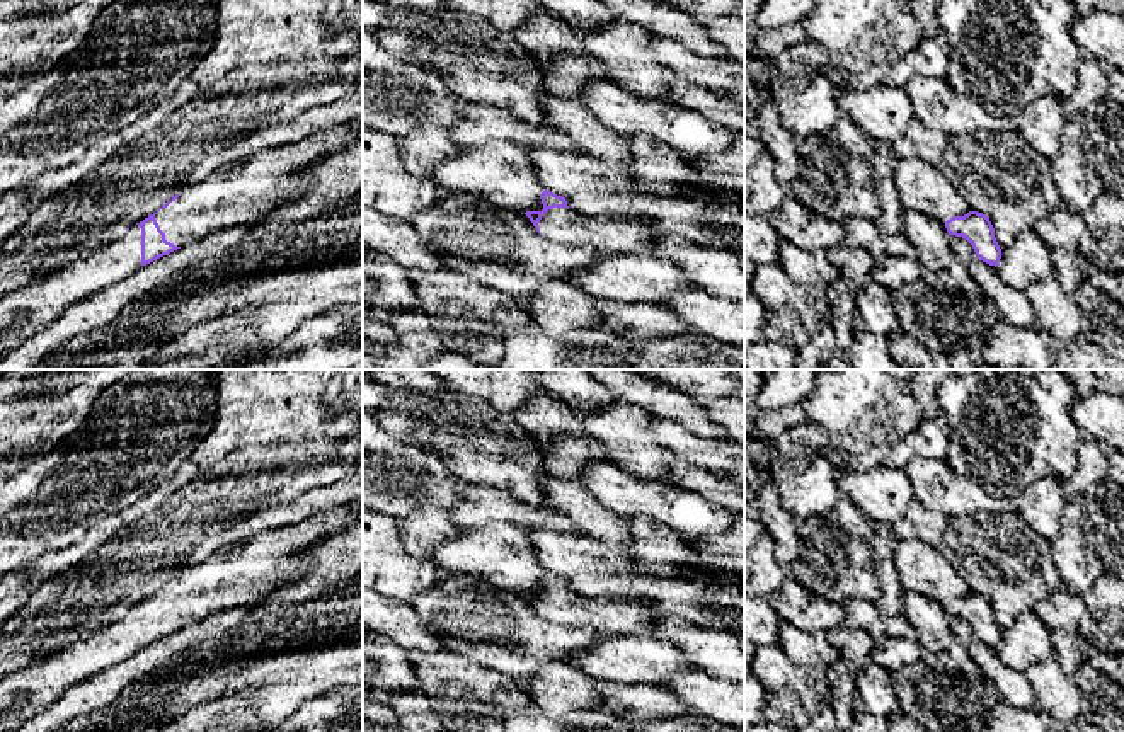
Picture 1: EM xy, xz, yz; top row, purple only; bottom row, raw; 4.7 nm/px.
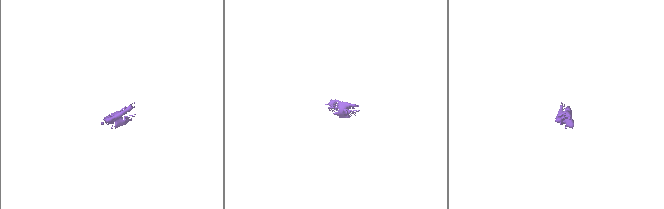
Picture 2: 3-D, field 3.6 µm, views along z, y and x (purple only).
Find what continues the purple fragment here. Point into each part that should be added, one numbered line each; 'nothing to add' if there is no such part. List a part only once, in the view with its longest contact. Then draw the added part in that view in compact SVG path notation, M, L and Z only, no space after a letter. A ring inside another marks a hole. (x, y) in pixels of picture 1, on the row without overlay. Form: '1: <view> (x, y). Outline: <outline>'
1: xy (240, 576). Outline: M356 504L308 518L296 524L262 531L244 543L186 567L155 601L165 621L184 628L213 613L264 601L284 580L283 563L315 543L344 531Z
2: xy (22, 695). Outline: M141 609L82 635L75 643L0 679L0 732L12 732L70 686L141 650Z

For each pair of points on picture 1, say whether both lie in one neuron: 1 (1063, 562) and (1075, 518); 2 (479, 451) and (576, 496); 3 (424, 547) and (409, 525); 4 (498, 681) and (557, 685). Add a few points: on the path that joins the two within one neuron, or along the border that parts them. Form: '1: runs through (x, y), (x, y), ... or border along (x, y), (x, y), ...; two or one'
1: runs through (1066, 552), (1075, 538), (1075, 528); one
2: border along (547, 475), (540, 482), (540, 491); two
3: runs through (423, 542), (414, 530); one
4: border along (515, 680), (537, 707); two

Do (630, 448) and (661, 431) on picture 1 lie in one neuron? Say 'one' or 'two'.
two

